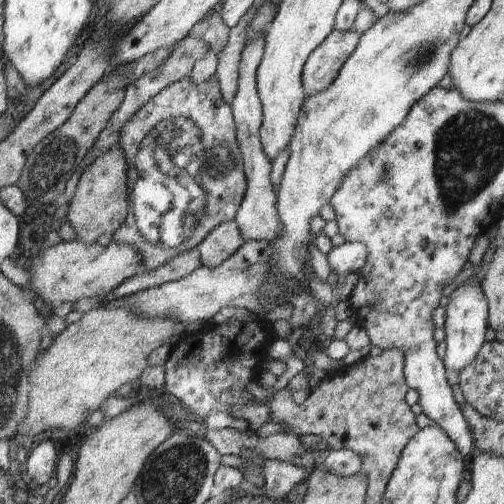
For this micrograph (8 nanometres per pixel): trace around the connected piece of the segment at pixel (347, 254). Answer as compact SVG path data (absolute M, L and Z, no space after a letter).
M346 242L341 246L332 246L325 256L330 272L329 281L359 270L365 263L365 254L367 254L365 246L359 242Z

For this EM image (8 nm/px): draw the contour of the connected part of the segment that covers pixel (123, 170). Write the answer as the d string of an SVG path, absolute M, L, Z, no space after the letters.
M120 146L105 150L82 174L68 210L68 221L77 234L77 241L95 244L106 233L114 235L125 224L129 208L130 186L127 185L127 168L131 160L125 158Z

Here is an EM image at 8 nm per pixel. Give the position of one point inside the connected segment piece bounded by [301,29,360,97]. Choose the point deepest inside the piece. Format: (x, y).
(320, 67)

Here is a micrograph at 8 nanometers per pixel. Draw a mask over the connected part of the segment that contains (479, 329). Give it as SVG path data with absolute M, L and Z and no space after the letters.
M472 277L459 284L451 292L449 302L447 302L444 310L445 356L443 356L442 362L445 369L453 370L459 374L463 368L467 367L467 364L471 364L471 360L475 358L475 354L483 346L484 334L488 328L486 302L481 290L479 290L479 285L475 283Z

